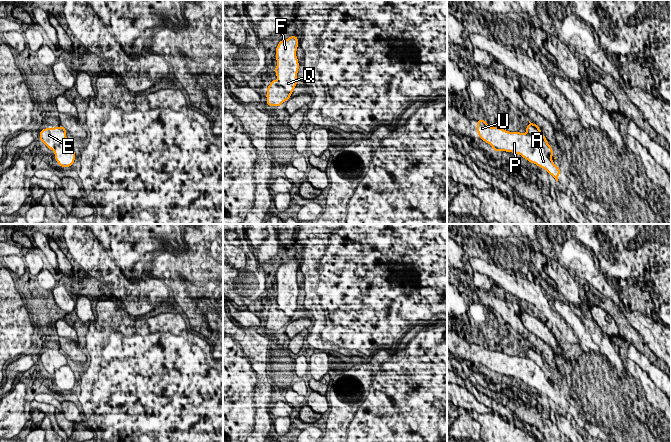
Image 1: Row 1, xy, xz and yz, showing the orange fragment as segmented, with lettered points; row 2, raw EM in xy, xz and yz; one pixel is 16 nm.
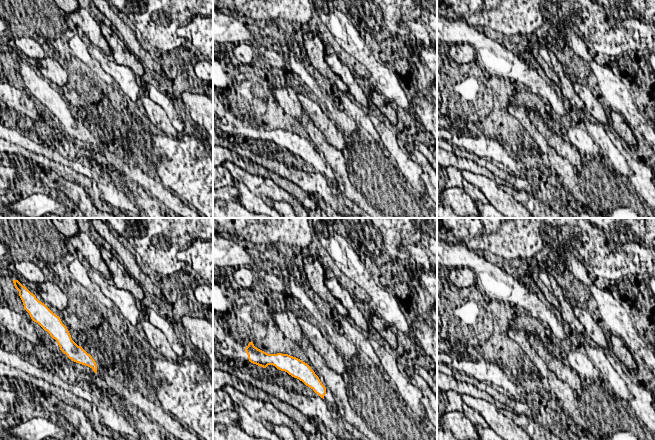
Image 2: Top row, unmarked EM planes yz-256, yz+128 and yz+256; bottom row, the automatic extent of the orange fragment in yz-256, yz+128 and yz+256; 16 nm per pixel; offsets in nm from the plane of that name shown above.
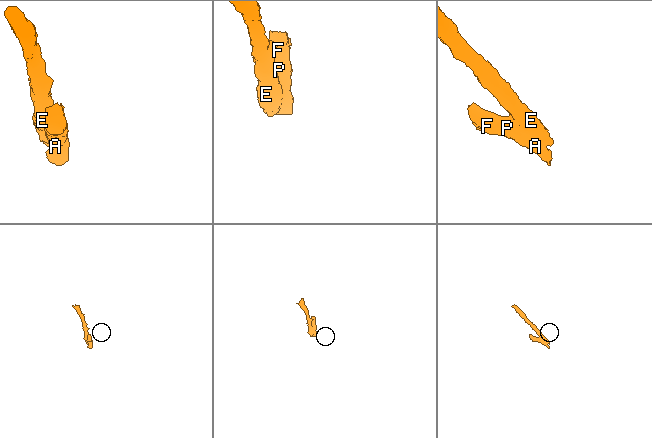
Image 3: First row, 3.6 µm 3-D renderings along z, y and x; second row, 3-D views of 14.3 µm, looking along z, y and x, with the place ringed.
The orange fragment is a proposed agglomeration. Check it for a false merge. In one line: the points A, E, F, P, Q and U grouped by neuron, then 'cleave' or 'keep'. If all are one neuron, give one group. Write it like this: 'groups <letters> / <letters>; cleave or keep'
groups A F P Q U / E; cleave

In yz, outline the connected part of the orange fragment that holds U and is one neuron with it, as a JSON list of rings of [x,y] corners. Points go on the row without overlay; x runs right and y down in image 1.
[[[478,344],[477,356],[483,365],[490,368],[494,375],[506,375],[519,378],[531,387],[545,393],[556,405],[560,393],[550,383],[543,370],[529,358],[509,356],[499,351],[490,351],[485,344]]]

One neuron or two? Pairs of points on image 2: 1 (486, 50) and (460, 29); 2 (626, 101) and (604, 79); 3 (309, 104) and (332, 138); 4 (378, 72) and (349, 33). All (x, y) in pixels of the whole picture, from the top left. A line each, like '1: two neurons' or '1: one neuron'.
1: one neuron
2: one neuron
3: one neuron
4: one neuron

